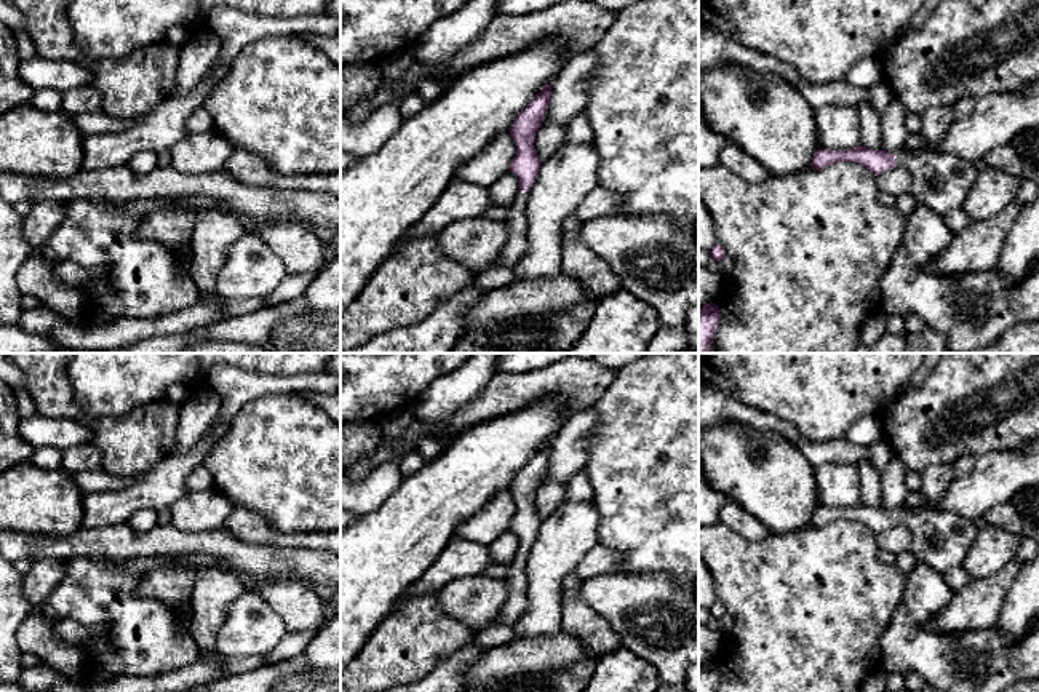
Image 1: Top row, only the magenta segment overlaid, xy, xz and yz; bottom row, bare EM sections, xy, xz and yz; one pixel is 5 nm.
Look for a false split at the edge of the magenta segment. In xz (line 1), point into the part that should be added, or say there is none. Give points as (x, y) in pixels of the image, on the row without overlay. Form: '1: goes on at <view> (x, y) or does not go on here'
1: goes on at xz (515, 606)

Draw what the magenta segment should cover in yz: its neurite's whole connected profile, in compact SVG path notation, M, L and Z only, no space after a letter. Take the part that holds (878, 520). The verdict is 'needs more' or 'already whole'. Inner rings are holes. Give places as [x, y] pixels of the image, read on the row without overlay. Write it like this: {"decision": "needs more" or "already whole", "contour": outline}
{"decision": "needs more", "contour": "M857 503L850 508L818 507L812 518L812 527L822 527L838 519L854 519L866 524L874 534L903 524L910 532L910 551L918 561L945 572L961 566L972 548L978 526L951 511L871 508Z"}

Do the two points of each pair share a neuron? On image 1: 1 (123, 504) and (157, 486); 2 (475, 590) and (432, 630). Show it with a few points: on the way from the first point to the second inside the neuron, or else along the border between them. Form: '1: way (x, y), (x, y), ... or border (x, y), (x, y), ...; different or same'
1: way (131, 499), (149, 491); same
2: border (437, 593), (438, 604), (472, 630); different

